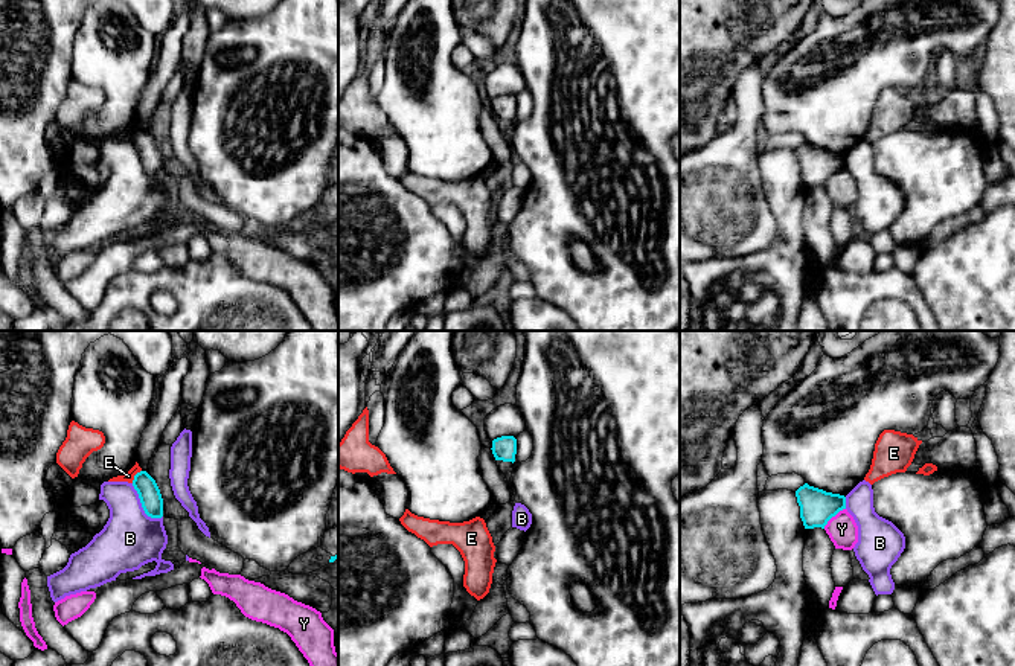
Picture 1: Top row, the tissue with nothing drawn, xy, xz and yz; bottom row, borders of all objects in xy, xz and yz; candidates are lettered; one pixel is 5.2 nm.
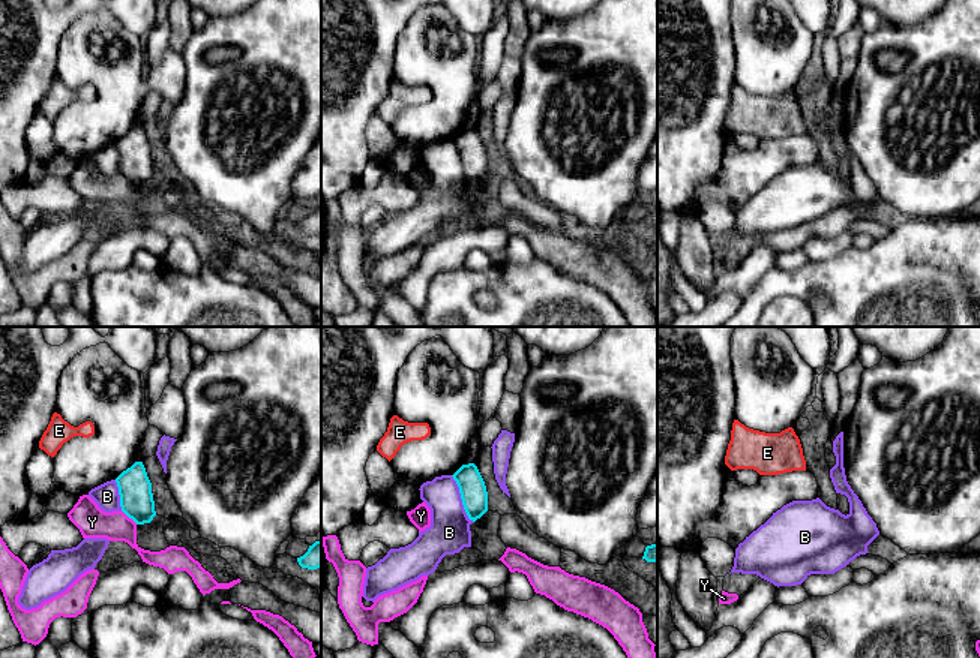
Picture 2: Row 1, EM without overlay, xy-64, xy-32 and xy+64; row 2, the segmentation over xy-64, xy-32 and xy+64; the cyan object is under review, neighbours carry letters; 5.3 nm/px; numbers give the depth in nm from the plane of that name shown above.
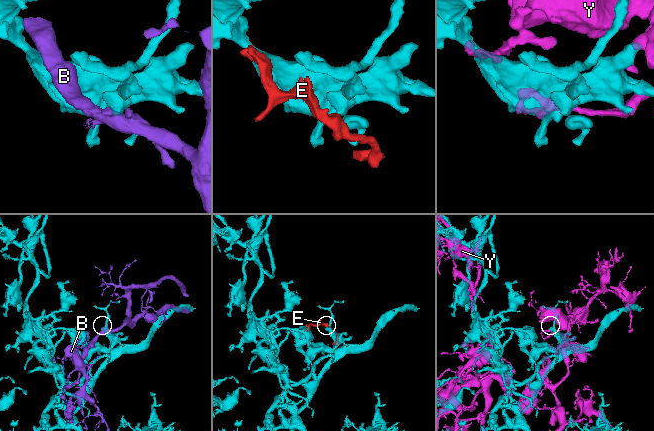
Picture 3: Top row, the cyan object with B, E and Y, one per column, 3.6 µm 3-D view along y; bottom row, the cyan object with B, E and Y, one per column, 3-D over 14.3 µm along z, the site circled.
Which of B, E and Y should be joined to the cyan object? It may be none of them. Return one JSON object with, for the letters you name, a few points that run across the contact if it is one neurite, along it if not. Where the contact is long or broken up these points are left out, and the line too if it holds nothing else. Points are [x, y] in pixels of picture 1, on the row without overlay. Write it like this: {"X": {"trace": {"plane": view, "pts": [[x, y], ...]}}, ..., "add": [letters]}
{"add": []}

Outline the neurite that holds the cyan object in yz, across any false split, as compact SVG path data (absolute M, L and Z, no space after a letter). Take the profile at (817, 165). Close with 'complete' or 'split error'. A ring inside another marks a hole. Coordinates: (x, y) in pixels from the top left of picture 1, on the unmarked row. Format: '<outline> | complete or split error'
M808 142L796 149L796 155L800 165L800 177L805 187L824 187L832 175L846 168L844 154L826 151L809 145Z | complete

